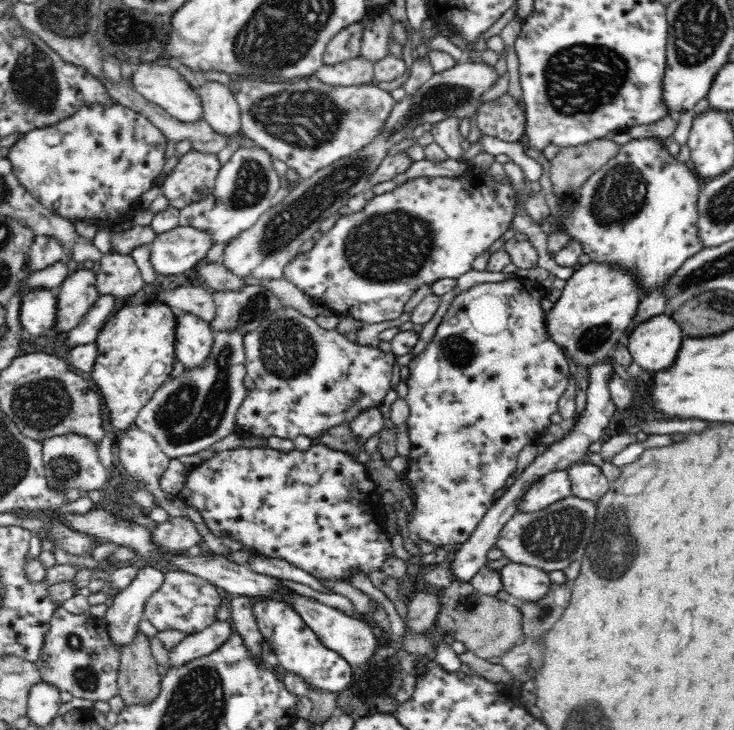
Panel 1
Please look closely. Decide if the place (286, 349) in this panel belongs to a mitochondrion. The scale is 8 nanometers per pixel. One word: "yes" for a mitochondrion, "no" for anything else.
yes

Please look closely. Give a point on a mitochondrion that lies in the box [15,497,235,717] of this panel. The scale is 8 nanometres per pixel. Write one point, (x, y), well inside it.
(86, 676)

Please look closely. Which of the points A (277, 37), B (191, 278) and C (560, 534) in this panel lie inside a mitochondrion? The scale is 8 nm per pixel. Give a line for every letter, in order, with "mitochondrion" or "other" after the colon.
A: mitochondrion
B: other
C: mitochondrion

